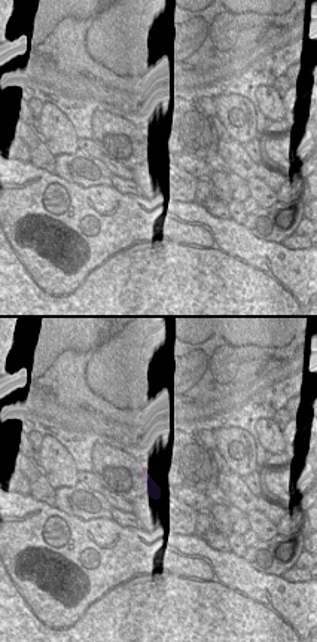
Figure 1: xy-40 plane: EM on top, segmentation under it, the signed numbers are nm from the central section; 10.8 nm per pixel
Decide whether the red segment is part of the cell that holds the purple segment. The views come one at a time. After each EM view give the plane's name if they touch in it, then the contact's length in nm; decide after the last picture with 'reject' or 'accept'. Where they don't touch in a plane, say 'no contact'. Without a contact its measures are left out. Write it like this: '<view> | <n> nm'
xy-40 | 60 nm

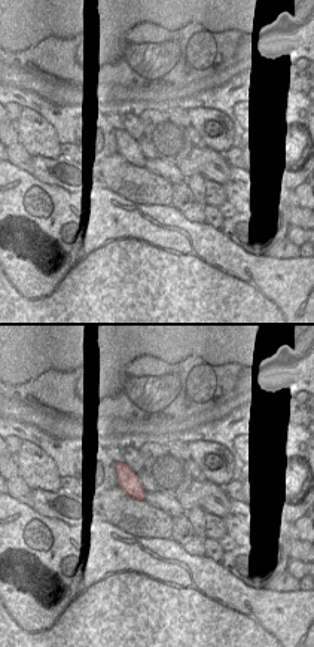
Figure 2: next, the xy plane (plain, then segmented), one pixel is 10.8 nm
no contact

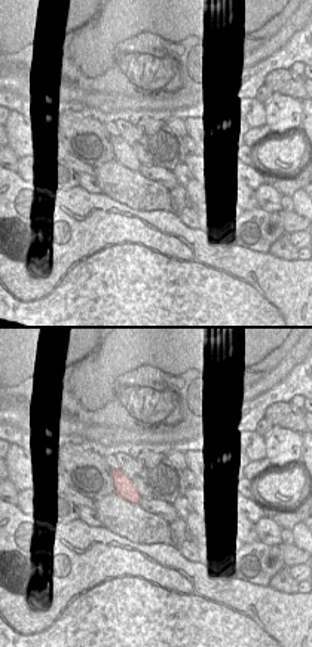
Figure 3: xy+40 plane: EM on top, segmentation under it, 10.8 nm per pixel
no contact

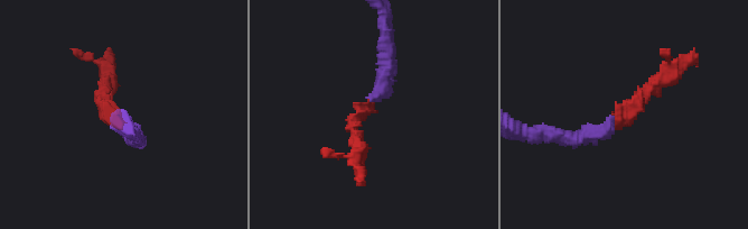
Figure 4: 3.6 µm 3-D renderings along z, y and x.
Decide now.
accept

